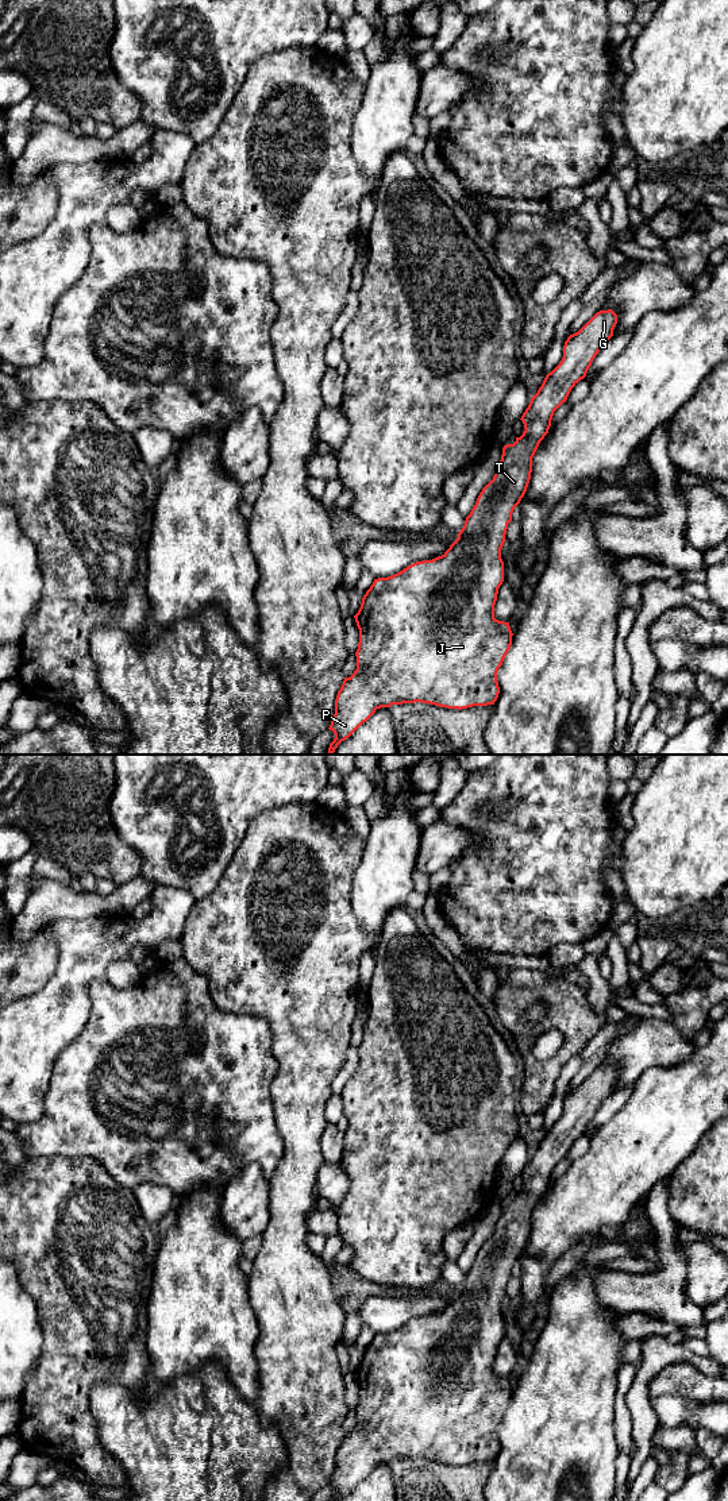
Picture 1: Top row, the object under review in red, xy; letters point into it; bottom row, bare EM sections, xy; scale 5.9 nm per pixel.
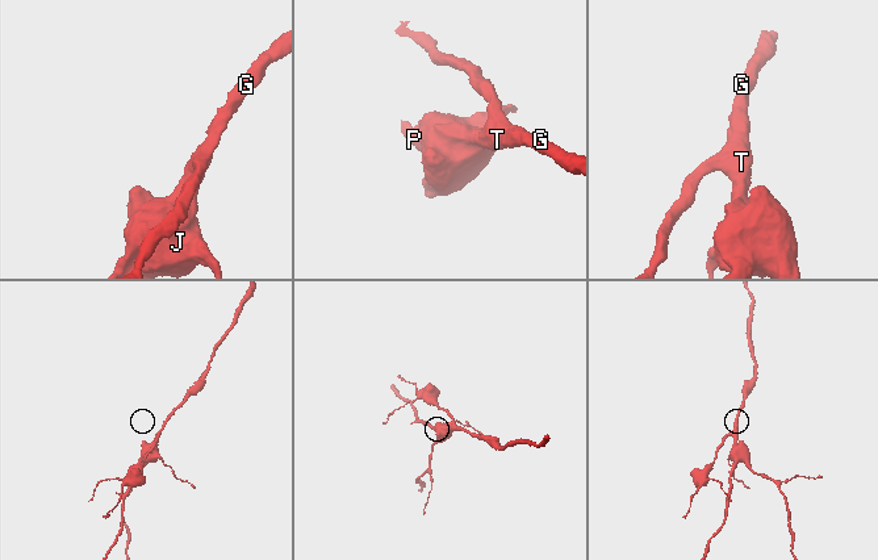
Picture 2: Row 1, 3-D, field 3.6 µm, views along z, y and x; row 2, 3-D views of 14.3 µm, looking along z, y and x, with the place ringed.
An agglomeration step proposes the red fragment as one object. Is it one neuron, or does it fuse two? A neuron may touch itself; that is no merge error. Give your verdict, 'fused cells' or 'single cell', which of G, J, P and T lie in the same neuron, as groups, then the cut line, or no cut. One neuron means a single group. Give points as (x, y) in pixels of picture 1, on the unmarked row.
single cell; G J P T; no cut

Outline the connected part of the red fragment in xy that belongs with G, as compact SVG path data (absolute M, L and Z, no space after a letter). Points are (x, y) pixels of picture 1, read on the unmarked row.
M612 1065L600 1066L578 1088L567 1093L561 1119L546 1131L520 1174L525 1186L520 1193L516 1193L513 1200L504 1201L493 1235L479 1249L458 1289L458 1294L450 1304L432 1316L416 1317L392 1332L374 1335L354 1371L359 1385L359 1398L355 1408L357 1425L350 1434L344 1434L338 1447L335 1470L328 1483L334 1488L335 1494L330 1501L339 1501L377 1465L392 1461L421 1458L458 1466L494 1461L500 1450L497 1428L511 1405L513 1392L509 1378L494 1374L498 1344L504 1338L501 1304L506 1297L508 1280L512 1277L515 1263L527 1247L532 1228L532 1213L548 1189L554 1168L566 1158L571 1145L586 1132L593 1115L613 1092L616 1080L617 1070Z

